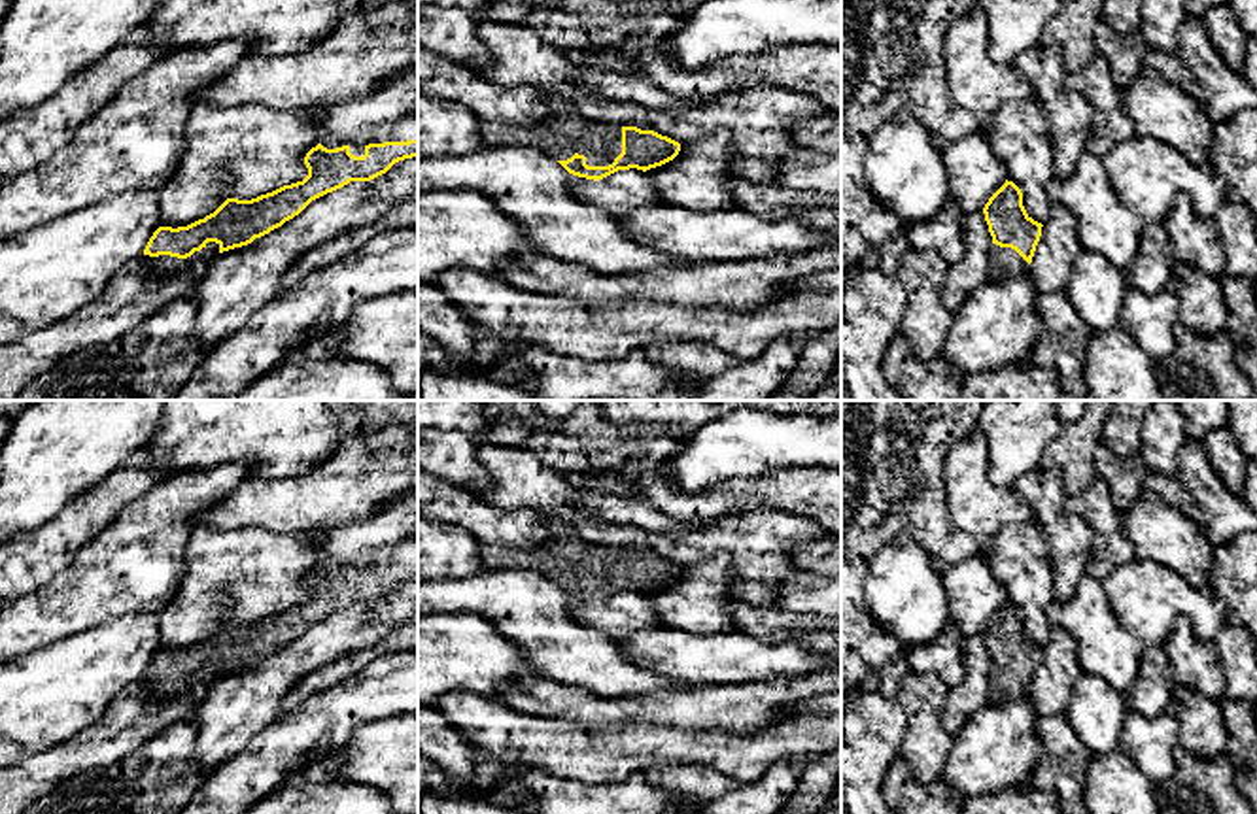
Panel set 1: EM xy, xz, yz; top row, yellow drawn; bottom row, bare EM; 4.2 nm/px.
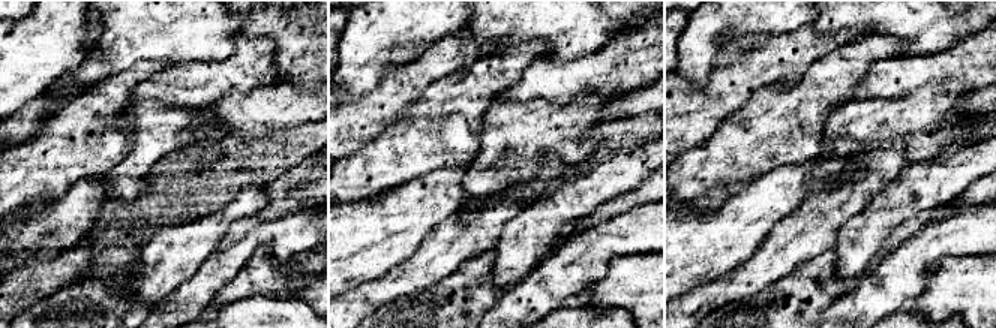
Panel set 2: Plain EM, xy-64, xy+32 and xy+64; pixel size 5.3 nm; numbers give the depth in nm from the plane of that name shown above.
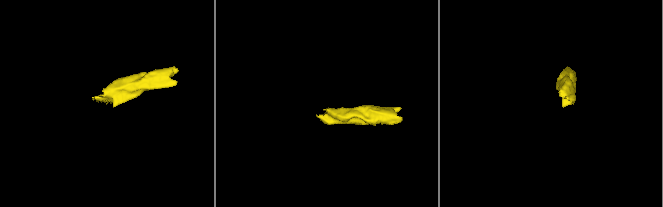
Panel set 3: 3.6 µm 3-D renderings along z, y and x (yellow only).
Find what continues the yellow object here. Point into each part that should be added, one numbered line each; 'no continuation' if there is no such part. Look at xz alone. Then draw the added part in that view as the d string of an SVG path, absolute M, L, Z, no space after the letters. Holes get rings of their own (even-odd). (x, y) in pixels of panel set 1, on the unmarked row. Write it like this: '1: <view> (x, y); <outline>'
1: xz (566, 556); M542 517L548 542L537 550L508 550L480 546L480 563L486 570L522 568L537 570L556 584L575 576L586 580L588 589L609 589L622 576L622 550L592 546L580 540L575 529L552 517Z

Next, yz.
1: yz (1004, 684); M990 667L990 703L1028 695L1030 687L1011 670Z

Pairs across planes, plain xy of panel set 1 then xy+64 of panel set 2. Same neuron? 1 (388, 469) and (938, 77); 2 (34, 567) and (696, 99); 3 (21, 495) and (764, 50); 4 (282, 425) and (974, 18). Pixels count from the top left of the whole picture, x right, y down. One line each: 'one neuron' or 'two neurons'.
1: one neuron
2: one neuron
3: two neurons
4: one neuron

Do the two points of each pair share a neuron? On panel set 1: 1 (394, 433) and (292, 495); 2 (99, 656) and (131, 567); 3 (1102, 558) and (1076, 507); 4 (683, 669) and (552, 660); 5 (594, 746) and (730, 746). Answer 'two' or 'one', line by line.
1: one
2: two
3: one
4: two
5: one

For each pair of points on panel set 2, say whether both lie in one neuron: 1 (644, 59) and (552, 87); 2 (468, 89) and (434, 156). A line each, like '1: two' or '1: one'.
1: one
2: one

